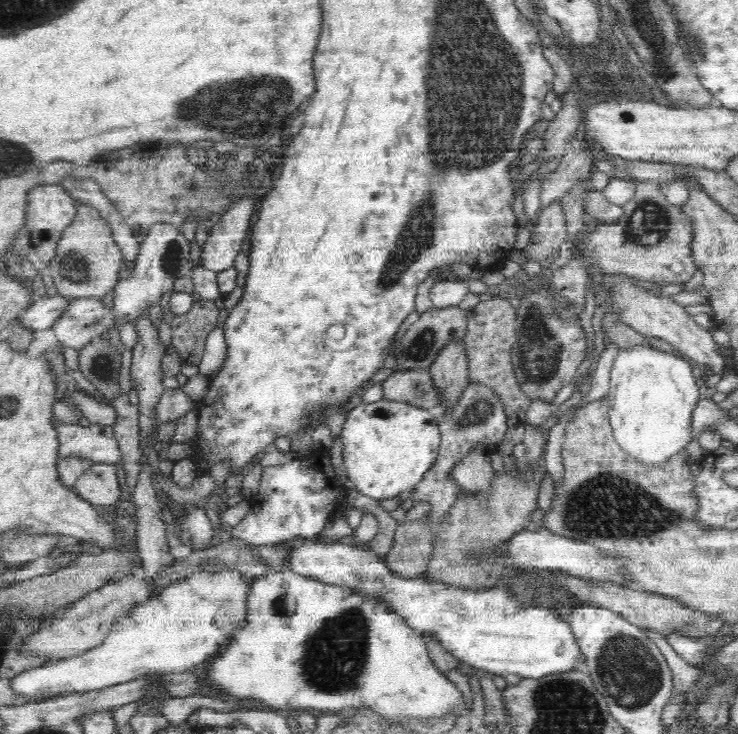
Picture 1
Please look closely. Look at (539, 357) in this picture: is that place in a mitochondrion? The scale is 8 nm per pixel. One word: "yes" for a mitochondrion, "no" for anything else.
yes

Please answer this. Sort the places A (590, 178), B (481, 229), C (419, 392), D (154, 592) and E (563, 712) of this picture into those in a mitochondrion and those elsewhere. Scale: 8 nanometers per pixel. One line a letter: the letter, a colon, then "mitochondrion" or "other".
A: other
B: other
C: mitochondrion
D: other
E: mitochondrion

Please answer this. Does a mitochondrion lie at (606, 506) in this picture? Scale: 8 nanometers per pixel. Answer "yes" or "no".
yes

